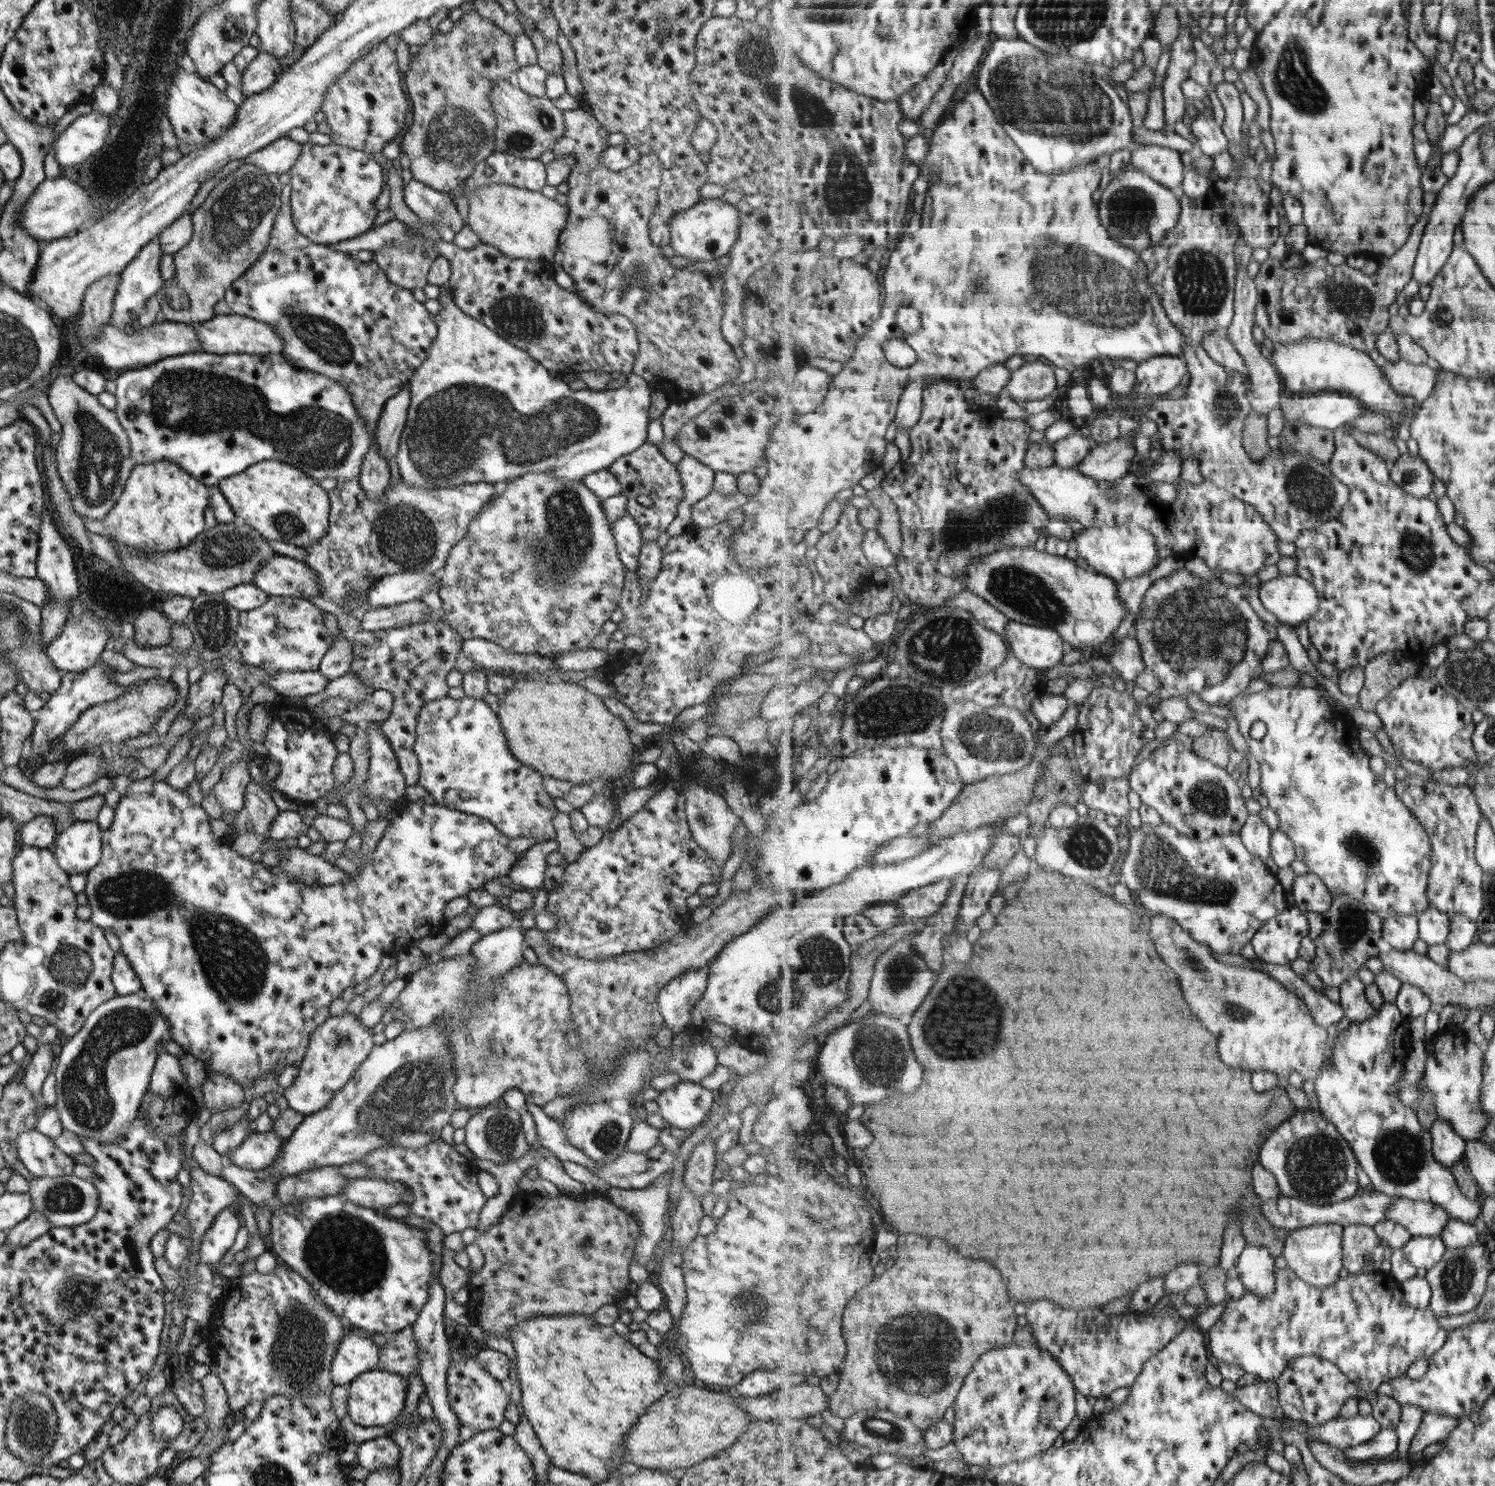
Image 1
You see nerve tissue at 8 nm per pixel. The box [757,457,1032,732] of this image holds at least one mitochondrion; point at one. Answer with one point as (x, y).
(947, 649)

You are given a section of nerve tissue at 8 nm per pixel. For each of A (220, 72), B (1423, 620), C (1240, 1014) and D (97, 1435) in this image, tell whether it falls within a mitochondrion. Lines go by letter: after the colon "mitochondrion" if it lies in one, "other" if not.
A: other
B: other
C: mitochondrion
D: other

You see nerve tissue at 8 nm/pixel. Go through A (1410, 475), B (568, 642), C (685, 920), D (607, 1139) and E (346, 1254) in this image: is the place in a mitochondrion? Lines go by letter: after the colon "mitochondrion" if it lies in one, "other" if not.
A: mitochondrion
B: other
C: other
D: mitochondrion
E: mitochondrion

